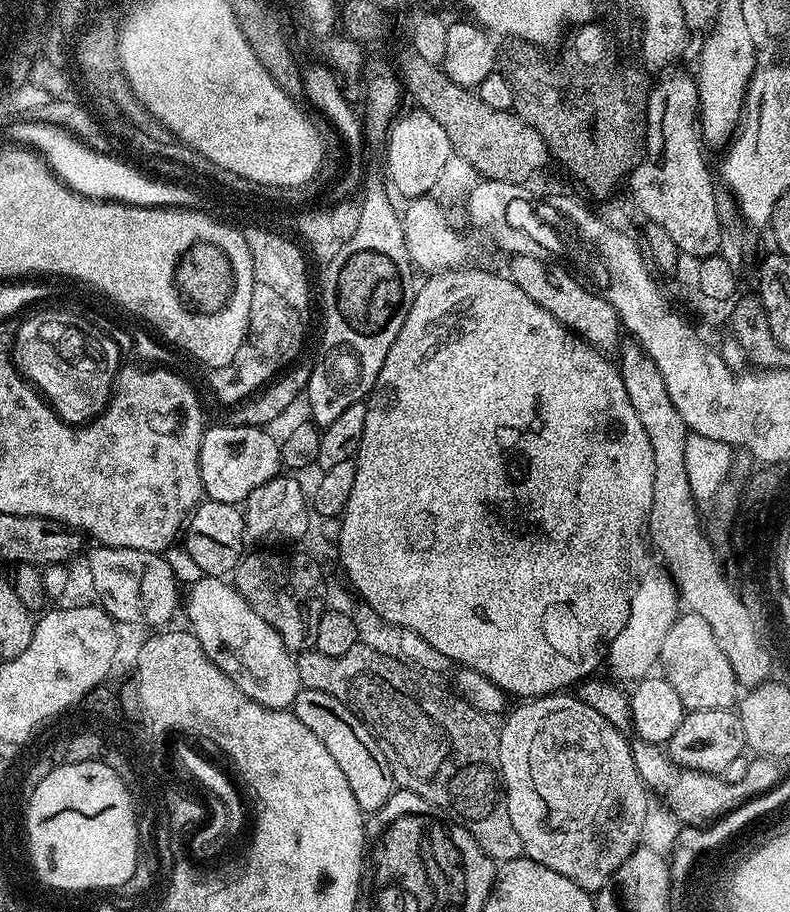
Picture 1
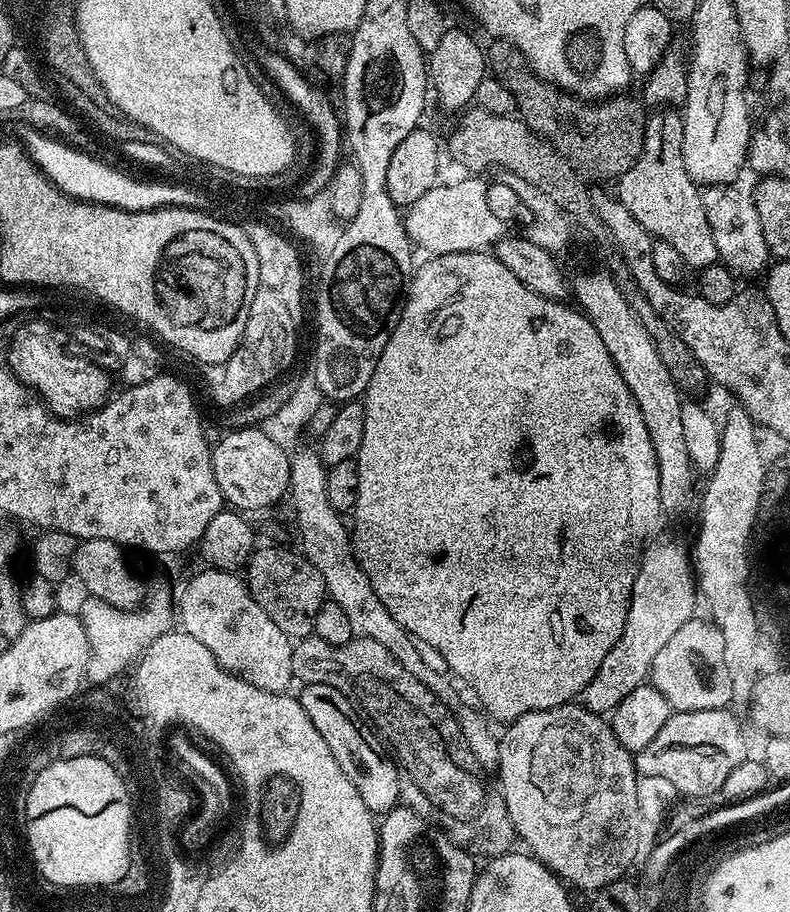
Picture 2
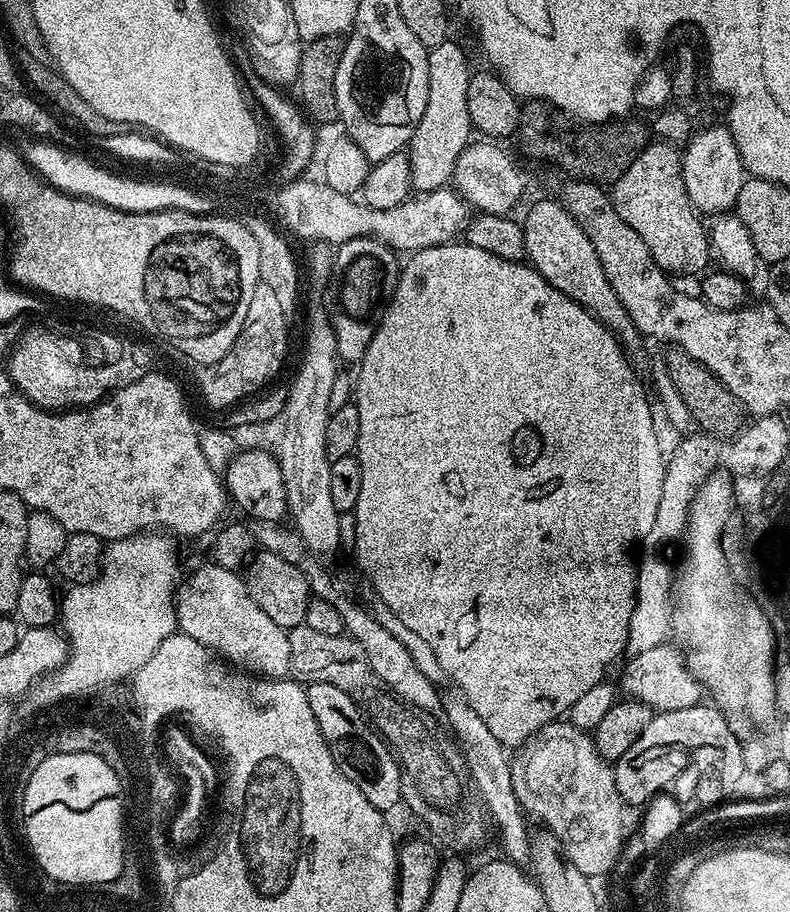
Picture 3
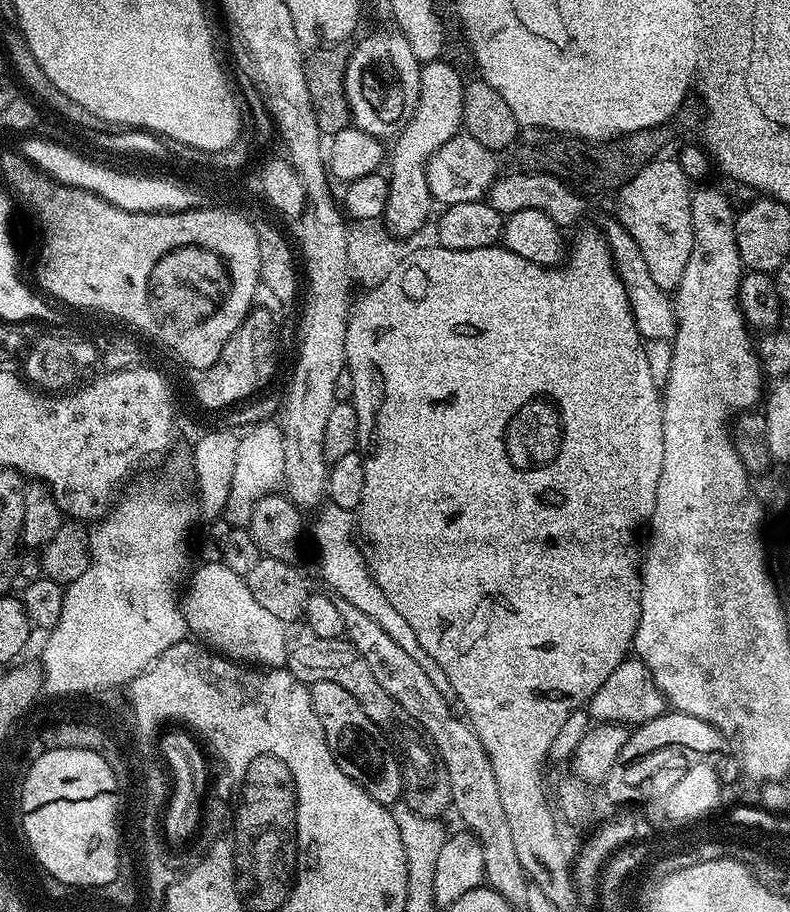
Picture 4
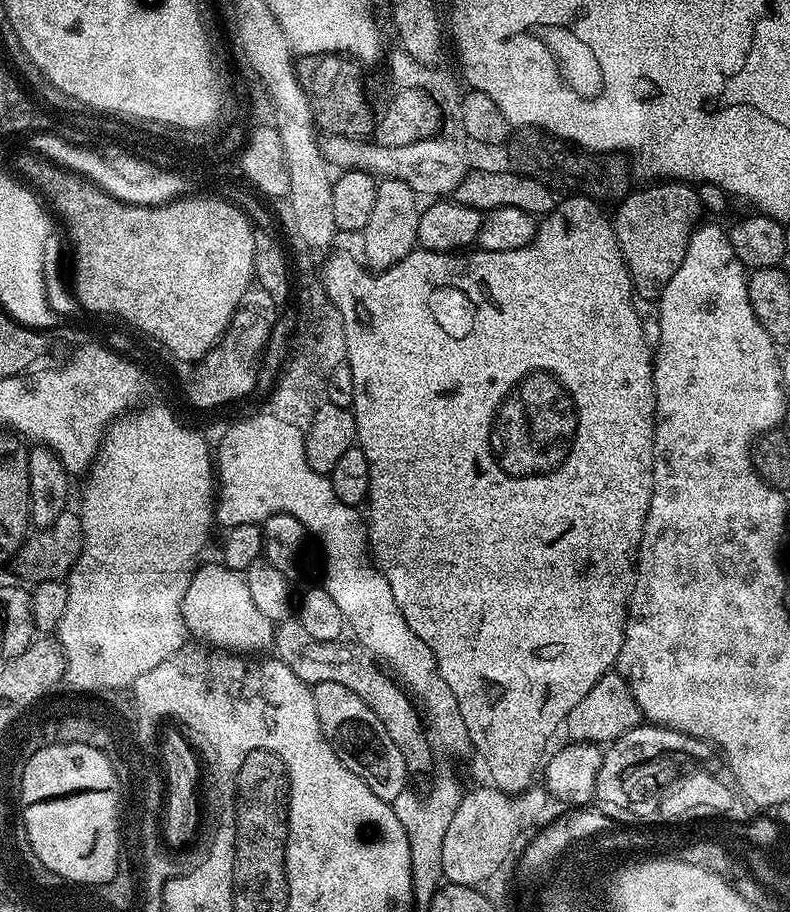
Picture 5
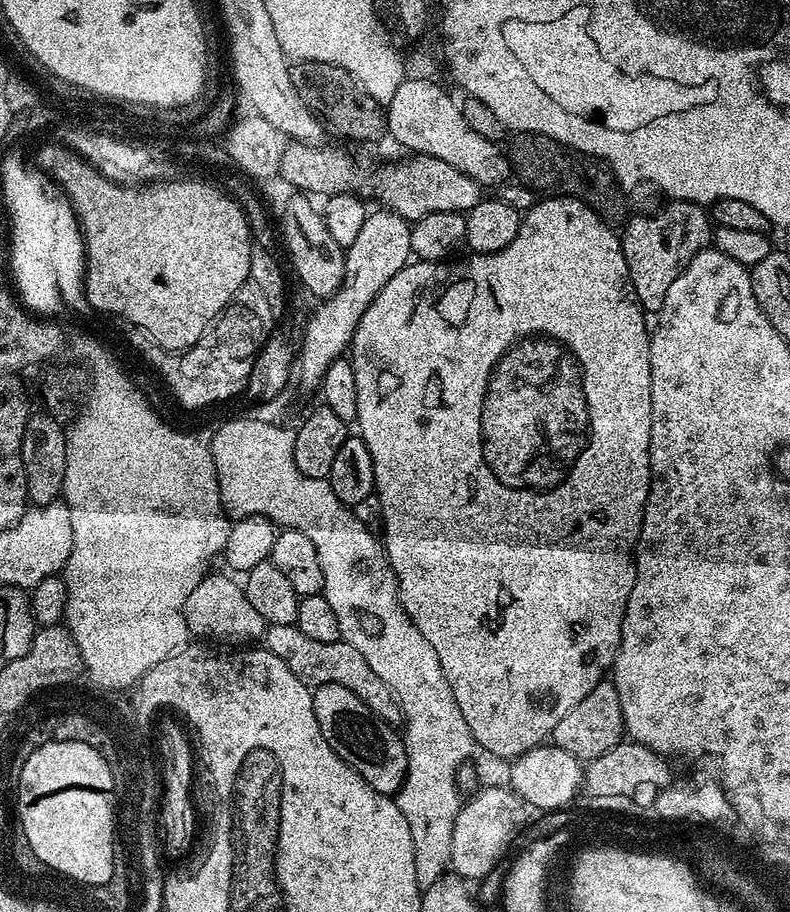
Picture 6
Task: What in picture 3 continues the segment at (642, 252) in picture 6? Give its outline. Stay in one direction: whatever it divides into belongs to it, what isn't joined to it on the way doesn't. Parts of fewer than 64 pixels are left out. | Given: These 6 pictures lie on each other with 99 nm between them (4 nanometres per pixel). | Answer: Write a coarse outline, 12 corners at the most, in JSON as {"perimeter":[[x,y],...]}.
{"perimeter":[[650,142],[612,195],[673,277],[708,268],[681,153]]}

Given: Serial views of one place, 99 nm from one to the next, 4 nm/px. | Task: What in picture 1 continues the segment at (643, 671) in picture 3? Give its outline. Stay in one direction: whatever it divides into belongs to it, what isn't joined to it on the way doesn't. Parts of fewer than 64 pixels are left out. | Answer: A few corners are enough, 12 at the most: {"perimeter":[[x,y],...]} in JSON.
{"perimeter":[[685,611],[658,664],[685,709],[737,707],[738,685],[706,618]]}

